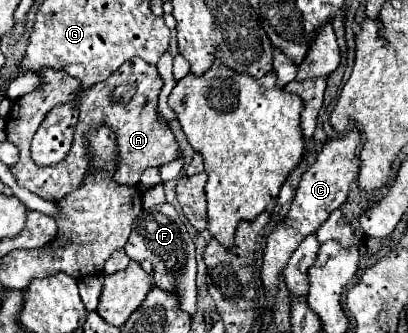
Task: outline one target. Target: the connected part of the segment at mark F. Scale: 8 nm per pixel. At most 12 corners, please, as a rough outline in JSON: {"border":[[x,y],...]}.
{"border":[[170,203],[138,215],[124,251],[196,315],[196,247]]}

